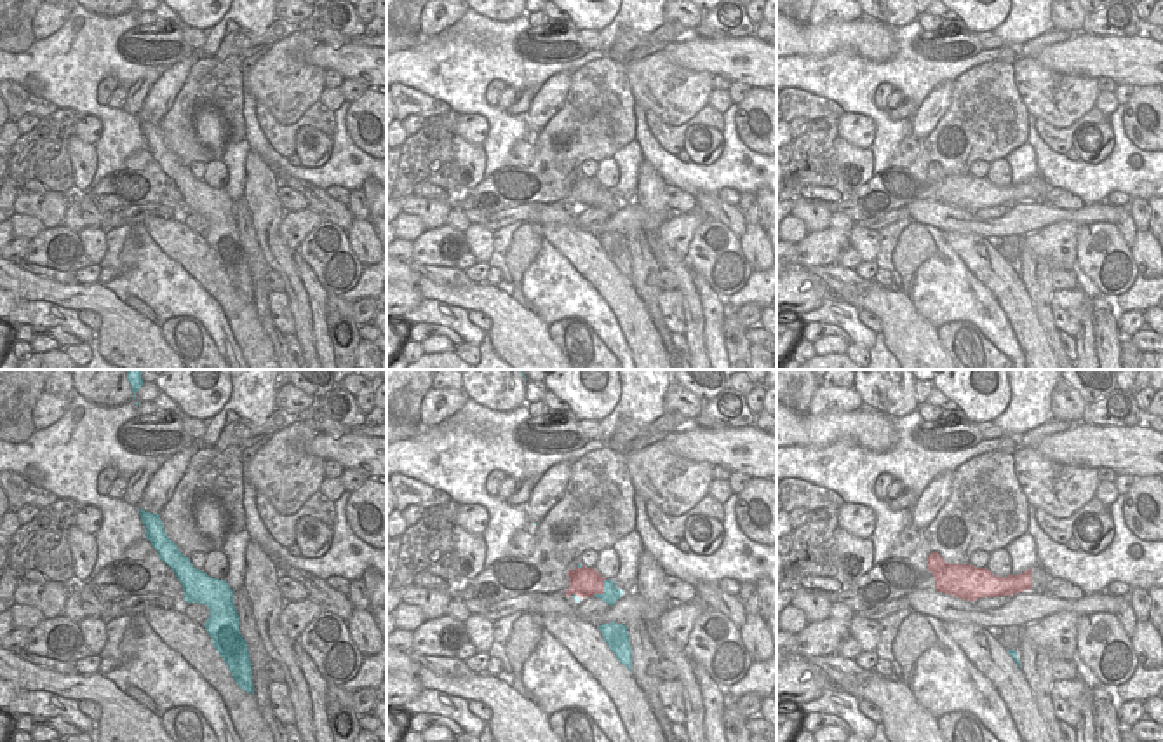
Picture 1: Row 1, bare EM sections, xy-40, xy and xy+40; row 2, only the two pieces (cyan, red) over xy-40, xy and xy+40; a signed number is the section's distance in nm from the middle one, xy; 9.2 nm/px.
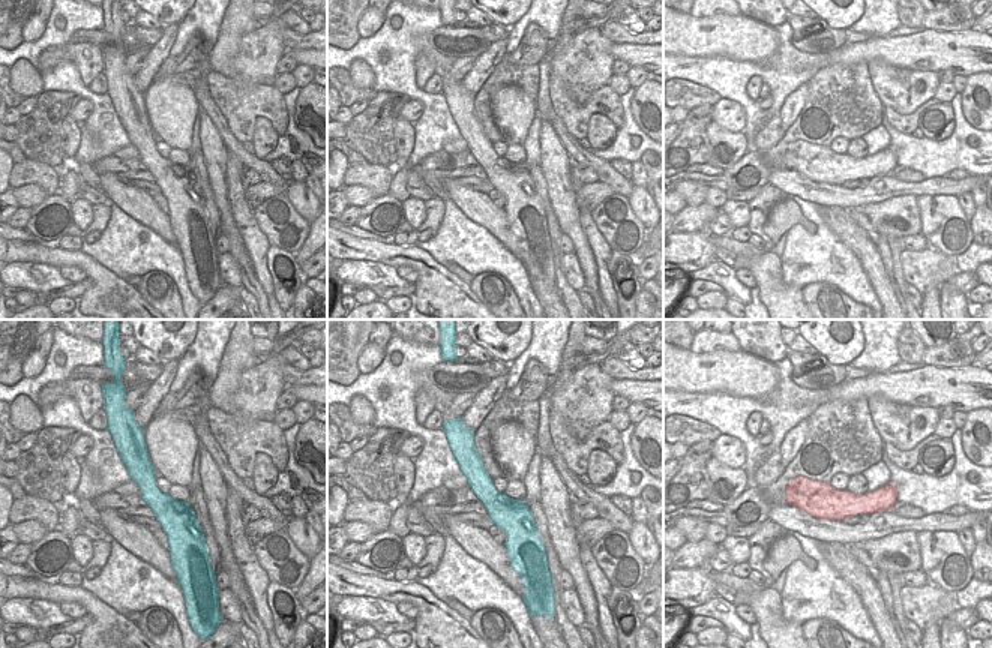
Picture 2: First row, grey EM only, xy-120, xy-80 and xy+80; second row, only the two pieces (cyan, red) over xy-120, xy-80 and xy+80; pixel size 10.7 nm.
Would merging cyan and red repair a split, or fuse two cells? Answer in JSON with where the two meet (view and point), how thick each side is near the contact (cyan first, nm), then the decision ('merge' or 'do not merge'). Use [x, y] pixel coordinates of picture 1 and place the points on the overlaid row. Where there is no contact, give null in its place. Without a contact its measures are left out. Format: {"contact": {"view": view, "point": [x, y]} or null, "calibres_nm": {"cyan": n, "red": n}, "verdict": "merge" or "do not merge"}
{"contact": {"view": "xy", "point": [605, 591]}, "calibres_nm": {"cyan": 160, "red": 280}, "verdict": "do not merge"}

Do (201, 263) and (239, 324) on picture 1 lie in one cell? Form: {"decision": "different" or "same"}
{"decision": "same"}

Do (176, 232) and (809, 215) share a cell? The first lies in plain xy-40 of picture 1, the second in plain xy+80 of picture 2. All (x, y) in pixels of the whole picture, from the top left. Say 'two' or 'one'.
two

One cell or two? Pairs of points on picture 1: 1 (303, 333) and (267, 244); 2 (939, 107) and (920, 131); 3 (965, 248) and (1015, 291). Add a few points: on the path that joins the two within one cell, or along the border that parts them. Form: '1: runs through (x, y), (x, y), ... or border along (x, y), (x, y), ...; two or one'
1: runs through (302, 310), (284, 267); one
2: runs through (934, 112), (921, 126); one
3: runs through (977, 256), (1003, 283); one

